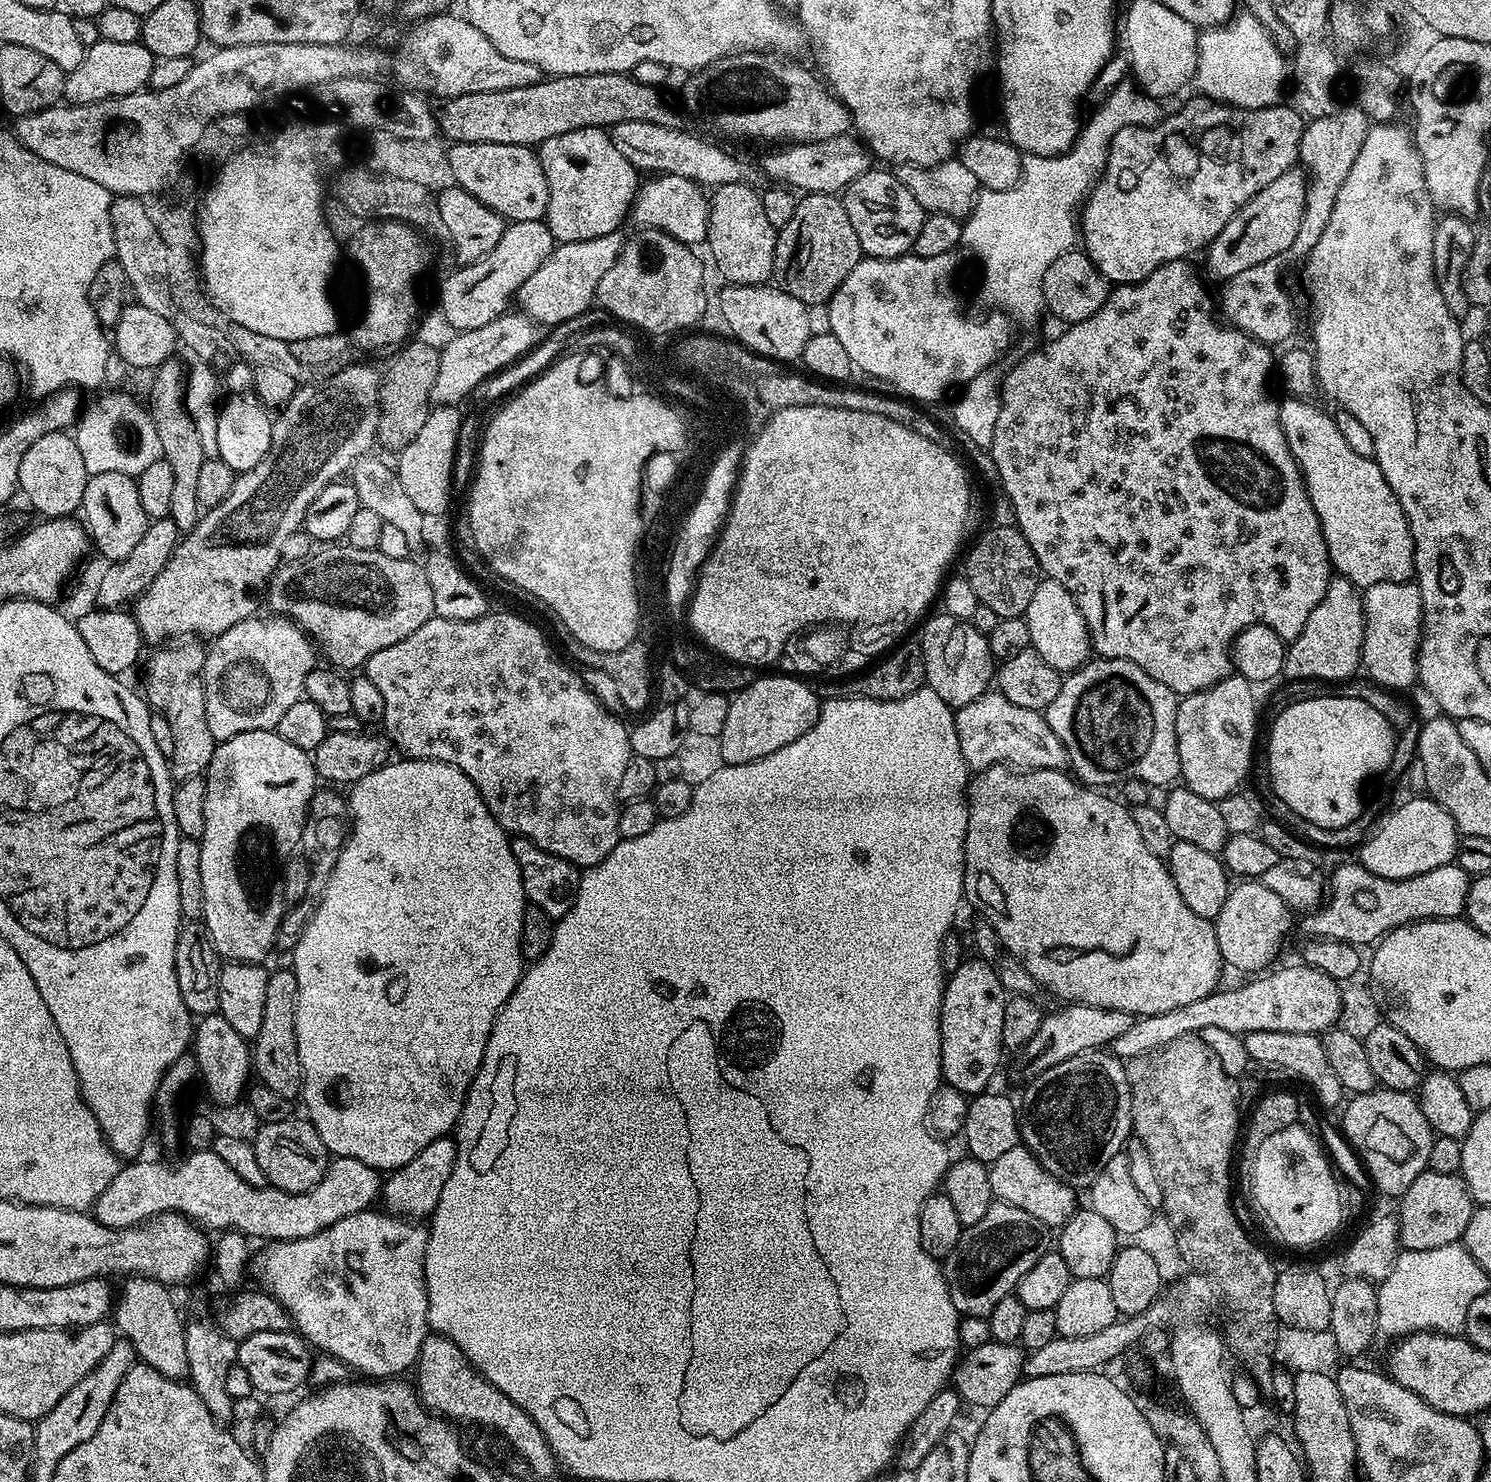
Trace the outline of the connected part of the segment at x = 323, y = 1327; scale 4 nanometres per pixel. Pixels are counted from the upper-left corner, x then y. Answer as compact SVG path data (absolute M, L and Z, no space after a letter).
M376 1211L350 1214L310 1238L265 1243L264 1249L251 1257L250 1276L260 1283L259 1291L282 1302L292 1315L295 1331L313 1349L320 1348L316 1350L341 1360L349 1369L357 1368L365 1377L396 1378L415 1365L422 1342L430 1334L424 1281L428 1230L423 1223Z

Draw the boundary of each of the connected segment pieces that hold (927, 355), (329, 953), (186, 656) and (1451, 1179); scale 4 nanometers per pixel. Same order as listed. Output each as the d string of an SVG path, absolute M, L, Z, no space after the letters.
M956 252L938 254L935 258L915 254L898 258L861 258L826 305L828 331L842 342L856 369L863 375L865 372L893 384L899 395L913 402L943 401L951 388L959 389L979 372L989 371L996 356L1002 355L1012 340L1013 325L1003 315L980 317L960 313L956 305L956 258Z
M399 759L387 762L351 785L352 793L346 796L350 831L344 848L328 876L328 885L318 910L290 953L290 970L298 978L296 1037L304 1075L302 1101L308 1111L305 1112L307 1119L311 1120L314 1130L318 1130L318 1138L322 1138L333 1157L358 1158L358 1162L366 1162L366 1166L375 1168L381 1174L391 1174L397 1168L406 1166L406 1162L418 1158L418 1154L422 1154L430 1142L448 1136L455 1129L472 1080L482 1066L486 1042L496 1015L518 986L522 975L520 935L522 914L526 907L522 874L512 853L512 840L494 814L490 814L474 782L470 782L462 770L446 762Z
M180 638L171 646L160 646L148 660L148 669L144 672L144 688L142 695L148 702L148 707L155 715L166 718L174 737L174 754L170 757L170 771L173 781L179 782L186 778L203 776L210 766L210 758L214 758L217 741L210 734L210 725L206 722L206 694L204 693L204 657L205 645L196 638Z
M1425 1171L1410 1182L1410 1190L1399 1197L1400 1212L1395 1213L1400 1247L1403 1251L1438 1250L1438 1246L1457 1243L1463 1237L1474 1211L1474 1201L1459 1174Z

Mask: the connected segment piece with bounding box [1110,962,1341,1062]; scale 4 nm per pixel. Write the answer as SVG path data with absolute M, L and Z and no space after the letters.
M1303 962L1271 972L1249 979L1252 981L1241 988L1217 990L1206 998L1198 998L1198 1002L1174 1006L1174 1010L1166 1010L1166 1014L1133 1019L1130 1030L1114 1038L1110 1045L1112 1055L1127 1062L1140 1052L1152 1052L1166 1046L1166 1042L1174 1042L1174 1038L1197 1035L1206 1026L1241 1034L1258 1030L1323 1034L1341 1019L1341 985L1337 981Z

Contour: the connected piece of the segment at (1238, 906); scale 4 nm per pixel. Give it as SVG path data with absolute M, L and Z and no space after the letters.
M1248 878L1237 884L1240 885L1237 888L1235 885L1229 891L1226 906L1222 906L1214 921L1218 950L1221 961L1227 967L1229 964L1240 972L1256 974L1267 969L1267 964L1279 954L1284 944L1284 935L1288 932L1290 909L1282 898L1267 889L1259 879Z

